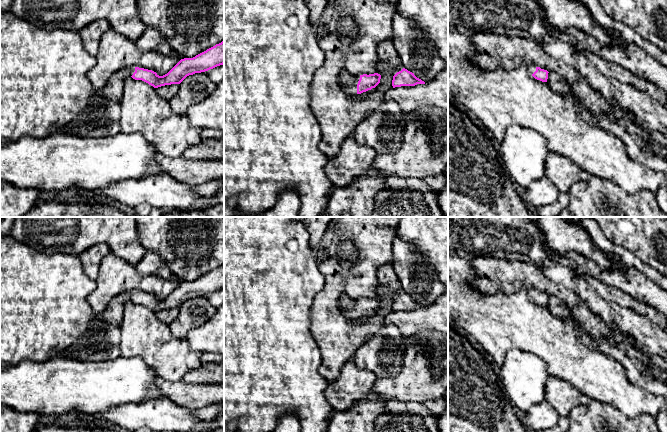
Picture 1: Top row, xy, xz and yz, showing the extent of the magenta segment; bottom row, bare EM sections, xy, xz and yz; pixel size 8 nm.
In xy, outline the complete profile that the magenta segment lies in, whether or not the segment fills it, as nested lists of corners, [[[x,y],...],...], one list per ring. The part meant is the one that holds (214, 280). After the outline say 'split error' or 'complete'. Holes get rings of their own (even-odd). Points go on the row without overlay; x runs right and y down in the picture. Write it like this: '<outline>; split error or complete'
[[[224,265],[196,279],[181,283],[167,298],[159,300],[156,296],[139,291],[125,291],[117,295],[108,307],[95,318],[100,323],[117,324],[123,316],[124,304],[132,301],[142,304],[154,312],[165,309],[180,308],[187,300],[201,297],[224,288]]]; split error

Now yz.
[[[536,290],[529,291],[529,294],[535,303],[540,304],[542,306],[547,306],[549,297],[547,294],[541,293],[540,291]]]; split error

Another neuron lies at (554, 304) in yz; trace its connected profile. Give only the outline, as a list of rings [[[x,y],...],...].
[[[549,296],[547,307],[556,317],[564,321],[571,320],[571,315],[568,308],[566,308],[558,298]]]

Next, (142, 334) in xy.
[[[132,301],[124,304],[120,329],[121,355],[142,358],[159,378],[166,381],[181,381],[189,371],[199,368],[202,364],[202,352],[191,349],[185,338],[173,335],[169,325],[160,321],[156,312],[142,304]]]

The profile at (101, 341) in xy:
[[[94,315],[88,329],[69,348],[69,357],[84,362],[107,361],[121,356],[120,323],[100,323]]]

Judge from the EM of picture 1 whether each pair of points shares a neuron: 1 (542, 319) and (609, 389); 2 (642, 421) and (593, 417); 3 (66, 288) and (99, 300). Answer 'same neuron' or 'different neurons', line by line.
1: same neuron
2: same neuron
3: different neurons

